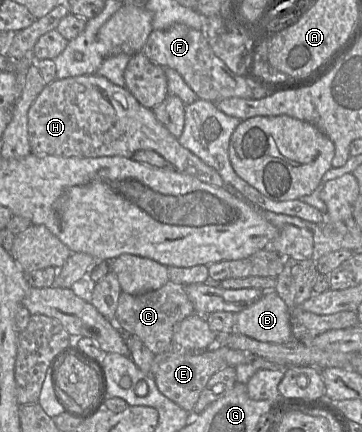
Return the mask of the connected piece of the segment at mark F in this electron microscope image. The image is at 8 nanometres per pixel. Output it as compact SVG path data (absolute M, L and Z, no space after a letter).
M174 23L164 30L153 29L141 53L162 67L176 70L199 99L211 102L219 102L231 97L253 99L251 82L244 76L232 72L215 55L202 32L186 24Z

